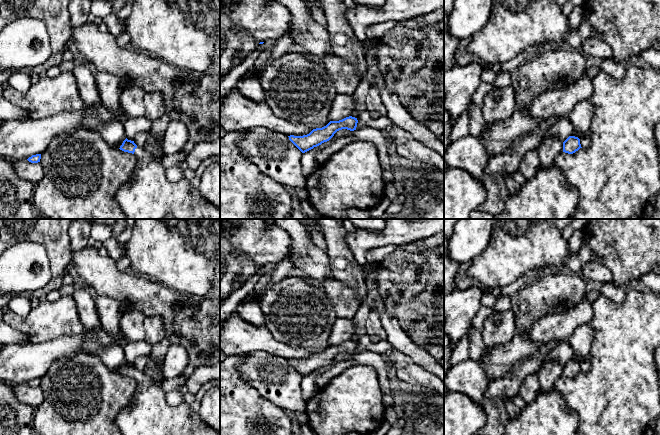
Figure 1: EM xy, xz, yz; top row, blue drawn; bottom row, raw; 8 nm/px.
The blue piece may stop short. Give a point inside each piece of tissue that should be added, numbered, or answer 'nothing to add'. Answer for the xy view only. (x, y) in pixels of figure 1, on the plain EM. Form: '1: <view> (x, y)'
1: xy (148, 413)

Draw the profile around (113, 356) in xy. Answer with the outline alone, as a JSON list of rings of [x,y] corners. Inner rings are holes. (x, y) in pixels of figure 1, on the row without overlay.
[[[94,330],[84,332],[85,339],[82,348],[98,356],[111,370],[120,372],[126,363],[123,347],[118,345],[103,346],[101,345],[94,333]]]

